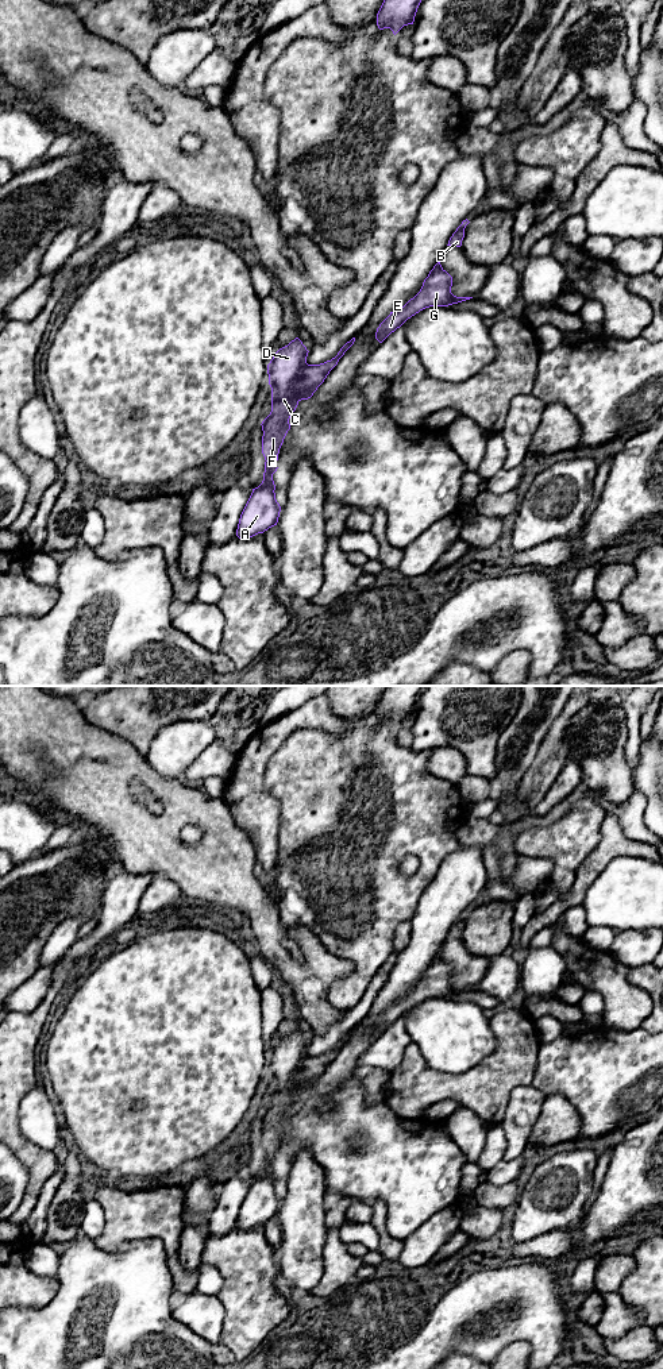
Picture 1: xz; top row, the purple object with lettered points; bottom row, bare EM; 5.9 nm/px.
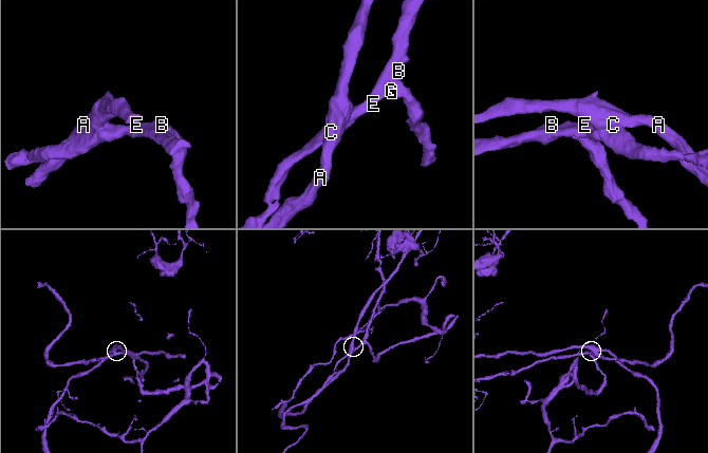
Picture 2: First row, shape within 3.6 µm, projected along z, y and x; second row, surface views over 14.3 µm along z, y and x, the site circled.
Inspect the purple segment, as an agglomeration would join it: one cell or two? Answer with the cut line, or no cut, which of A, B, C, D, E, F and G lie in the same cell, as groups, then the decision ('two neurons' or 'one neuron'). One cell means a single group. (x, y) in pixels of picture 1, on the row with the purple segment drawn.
cut in xz along (307, 363), (296, 385), (297, 400); A C D F / B E G; two neurons

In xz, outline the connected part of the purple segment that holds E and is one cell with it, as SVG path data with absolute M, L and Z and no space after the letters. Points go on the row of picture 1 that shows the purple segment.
M440 261L424 279L420 292L402 308L390 312L379 324L375 339L382 343L392 332L400 328L408 319L429 306L448 306L473 297L456 297L451 293L452 277L442 267Z

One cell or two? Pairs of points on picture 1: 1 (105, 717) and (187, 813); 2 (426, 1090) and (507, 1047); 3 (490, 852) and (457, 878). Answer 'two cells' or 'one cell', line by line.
1: two cells
2: one cell
3: two cells

